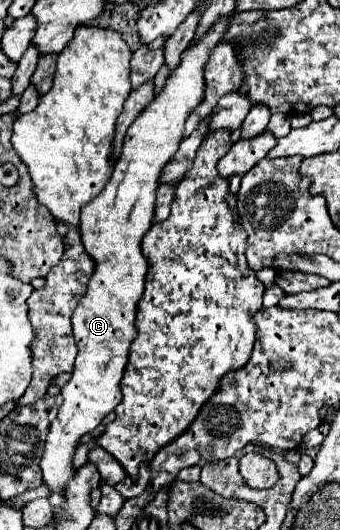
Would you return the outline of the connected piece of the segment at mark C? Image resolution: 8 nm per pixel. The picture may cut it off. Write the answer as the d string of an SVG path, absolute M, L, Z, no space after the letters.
M220 17L218 23L206 33L206 37L192 49L186 49L180 65L172 71L160 95L142 111L142 115L130 125L120 159L114 165L112 177L80 213L80 235L86 253L94 259L96 269L88 281L82 301L72 313L72 329L78 345L78 357L74 363L72 379L62 387L64 403L58 417L50 425L44 455L40 461L44 483L50 487L50 505L58 511L64 501L62 493L66 483L74 477L72 457L82 435L94 431L102 419L114 411L120 393L120 379L128 363L128 353L134 337L136 305L144 293L144 279L148 263L140 251L140 241L152 225L158 177L164 165L174 157L182 141L184 123L190 111L204 97L204 63L210 51L224 37L232 17Z

